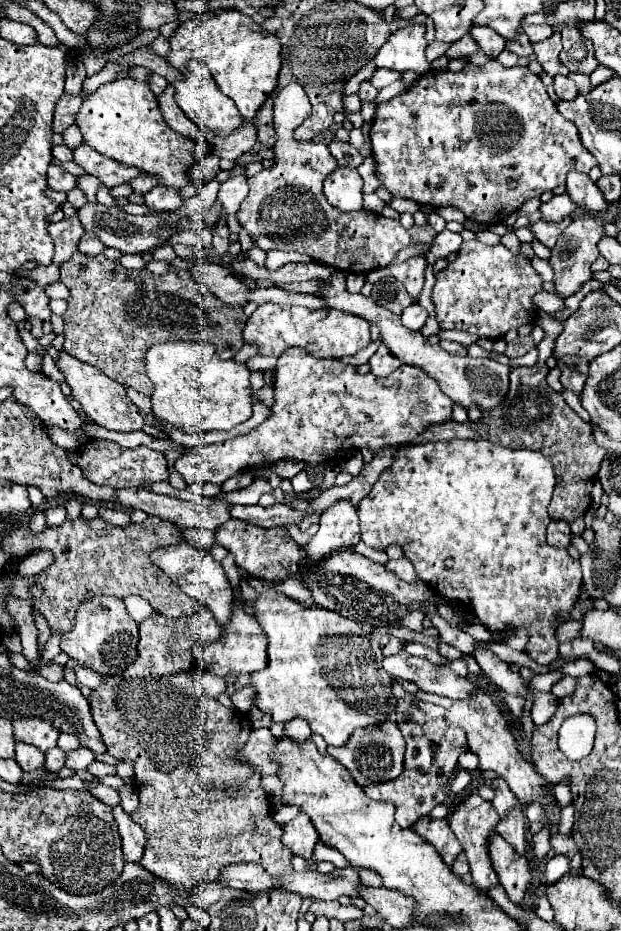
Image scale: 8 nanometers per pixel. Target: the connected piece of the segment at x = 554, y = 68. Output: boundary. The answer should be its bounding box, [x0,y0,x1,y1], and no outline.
[534,32,568,76]

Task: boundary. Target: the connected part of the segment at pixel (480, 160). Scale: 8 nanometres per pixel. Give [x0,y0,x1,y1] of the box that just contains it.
[370,58,598,224]

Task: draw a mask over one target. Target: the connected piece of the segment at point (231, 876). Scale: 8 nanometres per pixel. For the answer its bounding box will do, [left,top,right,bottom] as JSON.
[220,864,276,892]

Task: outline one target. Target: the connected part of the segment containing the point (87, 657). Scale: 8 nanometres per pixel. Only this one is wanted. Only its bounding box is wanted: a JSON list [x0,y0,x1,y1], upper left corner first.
[60,596,138,676]

